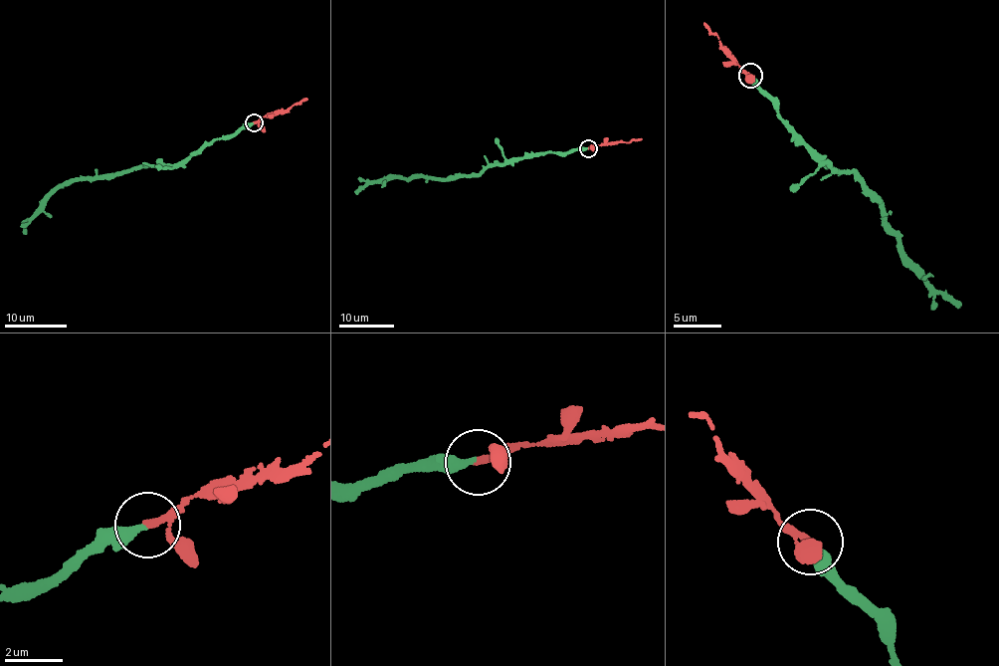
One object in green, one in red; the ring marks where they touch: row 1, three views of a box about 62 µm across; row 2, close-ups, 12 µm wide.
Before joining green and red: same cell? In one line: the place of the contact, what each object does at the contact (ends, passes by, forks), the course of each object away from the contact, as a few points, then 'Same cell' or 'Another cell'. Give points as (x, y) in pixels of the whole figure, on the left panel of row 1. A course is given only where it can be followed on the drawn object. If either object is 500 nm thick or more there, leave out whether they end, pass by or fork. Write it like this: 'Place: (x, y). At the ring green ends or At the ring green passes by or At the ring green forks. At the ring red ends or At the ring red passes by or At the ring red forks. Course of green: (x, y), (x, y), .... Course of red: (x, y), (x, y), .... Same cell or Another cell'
Place: (254, 122). At the ring green ends. At the ring red passes by. Course of green: (254, 122), (203, 144), (181, 162), (142, 166), (59, 184), (26, 221), (26, 233). Course of red: (254, 122), (261, 120), (264, 115), (288, 111), (306, 99). Same cell

